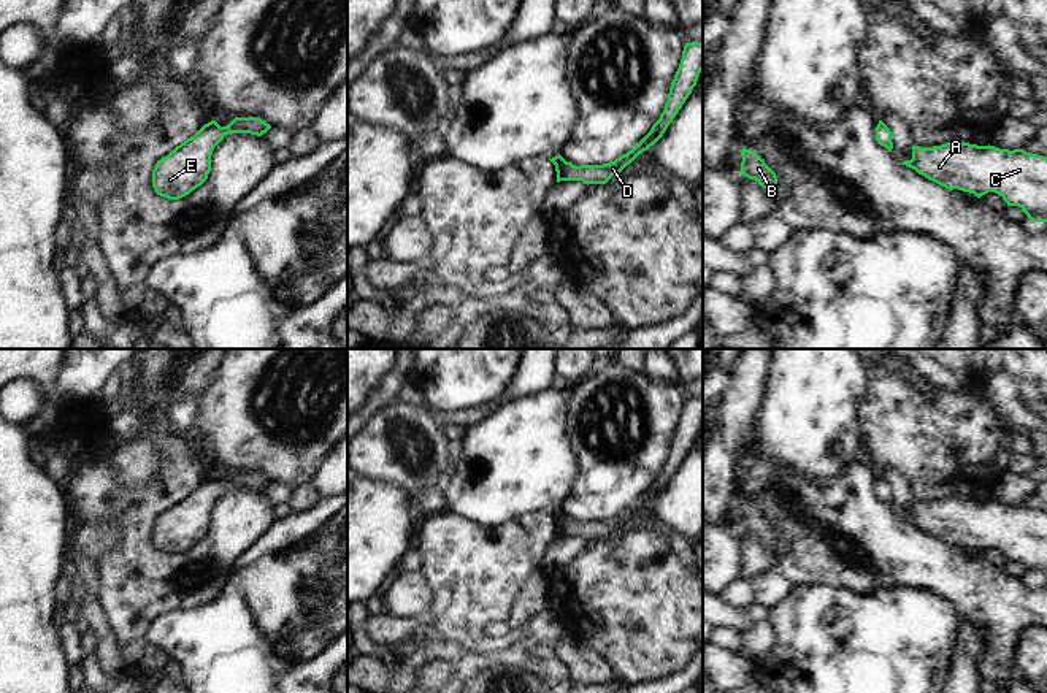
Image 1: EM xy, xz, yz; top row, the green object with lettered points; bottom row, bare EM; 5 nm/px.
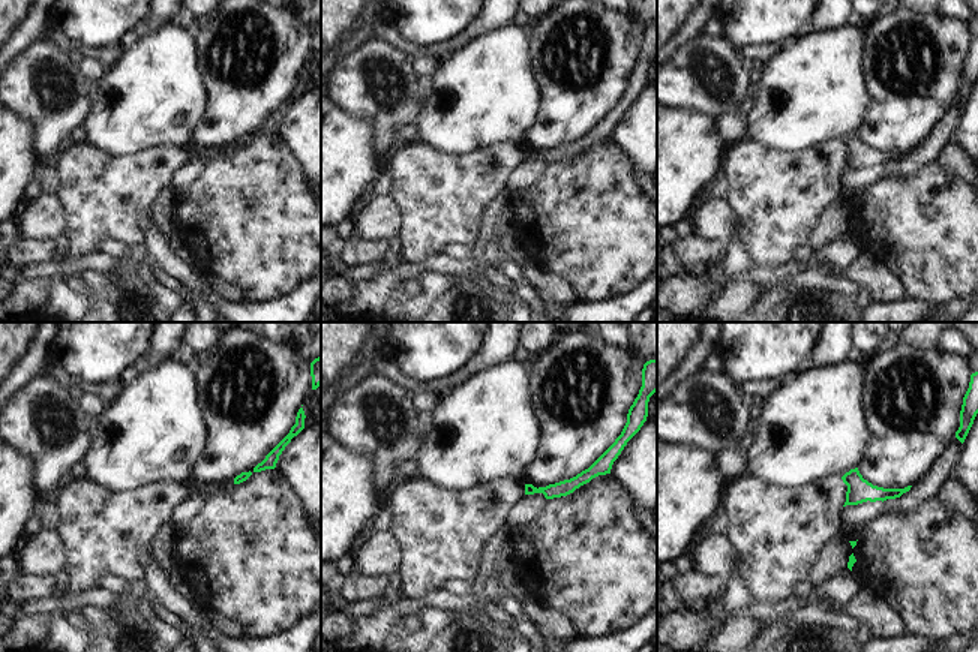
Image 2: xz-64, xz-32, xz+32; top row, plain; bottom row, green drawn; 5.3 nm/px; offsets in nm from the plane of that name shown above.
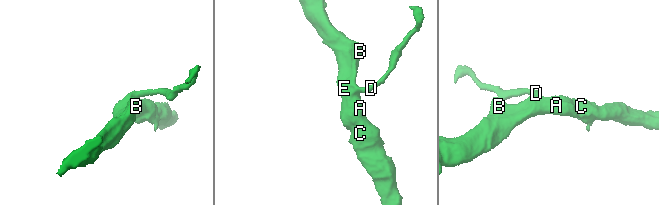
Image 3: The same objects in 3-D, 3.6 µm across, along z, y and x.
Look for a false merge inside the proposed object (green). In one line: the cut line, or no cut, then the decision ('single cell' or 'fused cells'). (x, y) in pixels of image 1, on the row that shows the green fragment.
no cut; single cell

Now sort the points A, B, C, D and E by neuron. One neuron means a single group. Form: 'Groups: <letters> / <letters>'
Groups: A B C D E.

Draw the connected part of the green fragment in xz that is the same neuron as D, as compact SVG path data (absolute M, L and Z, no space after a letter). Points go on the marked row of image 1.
M685 43L682 59L674 79L669 87L668 101L665 105L660 119L652 125L650 132L633 146L631 151L620 155L614 162L603 165L573 165L566 162L560 154L549 159L555 165L557 182L560 181L582 181L584 184L606 184L614 174L620 173L630 165L639 154L654 146L666 132L693 87L698 76L703 71L703 43Z

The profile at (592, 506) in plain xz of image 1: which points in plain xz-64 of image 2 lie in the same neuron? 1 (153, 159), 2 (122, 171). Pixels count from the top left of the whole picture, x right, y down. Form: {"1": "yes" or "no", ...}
{"1": "yes", "2": "yes"}

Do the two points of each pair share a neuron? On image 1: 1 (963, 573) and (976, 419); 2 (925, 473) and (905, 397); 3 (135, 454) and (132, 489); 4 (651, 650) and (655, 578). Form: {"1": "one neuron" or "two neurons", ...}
{"1": "two neurons", "2": "one neuron", "3": "one neuron", "4": "one neuron"}

